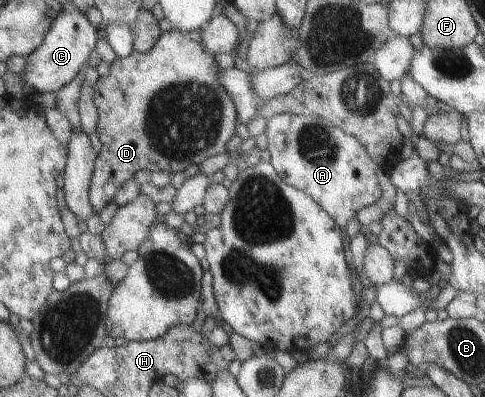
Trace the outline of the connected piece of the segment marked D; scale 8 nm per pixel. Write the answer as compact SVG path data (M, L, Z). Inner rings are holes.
M172 29L172 31L165 31L161 40L157 42L157 46L149 52L143 53L139 51L133 52L131 56L121 58L112 64L112 69L108 76L101 77L95 87L95 100L100 112L100 118L98 124L98 136L102 141L102 149L99 152L97 159L95 178L93 178L93 184L91 185L91 202L97 213L103 212L111 202L115 202L120 190L135 178L139 177L142 171L149 172L170 172L176 174L177 172L185 172L187 168L195 164L201 164L205 162L211 156L217 156L227 152L227 142L237 135L237 122L240 119L240 111L237 108L236 99L229 94L229 90L225 90L225 84L221 82L221 72L224 70L219 69L219 62L215 60L215 55L209 50L205 50L205 36L201 34L202 30L193 32L183 32L183 30Z

